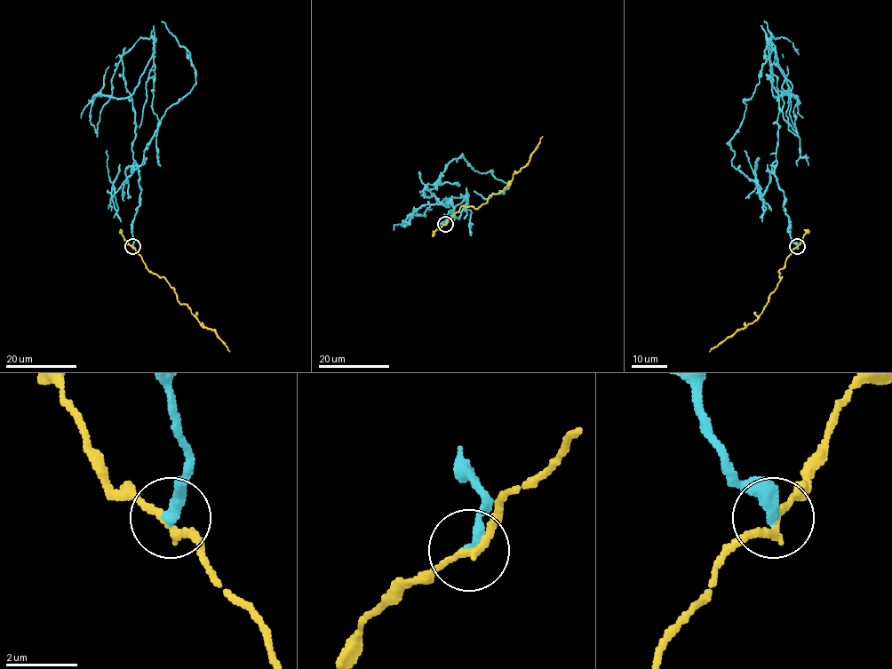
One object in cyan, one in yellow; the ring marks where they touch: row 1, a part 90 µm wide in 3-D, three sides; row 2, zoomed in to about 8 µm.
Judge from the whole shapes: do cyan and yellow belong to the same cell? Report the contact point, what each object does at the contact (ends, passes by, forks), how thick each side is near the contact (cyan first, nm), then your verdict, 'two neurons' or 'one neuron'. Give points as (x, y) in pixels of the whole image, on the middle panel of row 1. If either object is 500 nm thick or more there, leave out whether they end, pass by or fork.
(445, 224) | cyan ends | yellow passes by | 360/200 nm | two neurons

